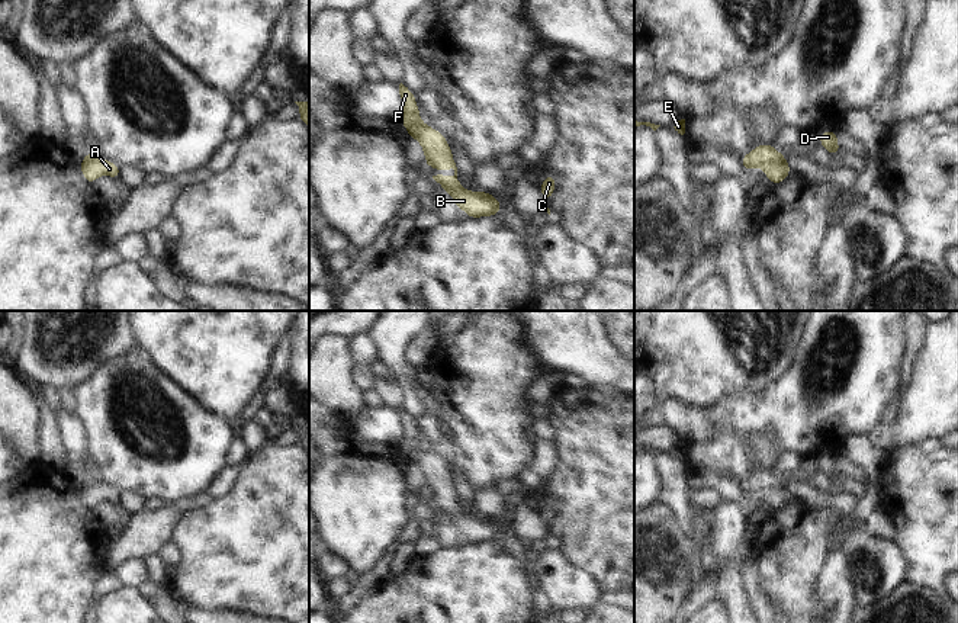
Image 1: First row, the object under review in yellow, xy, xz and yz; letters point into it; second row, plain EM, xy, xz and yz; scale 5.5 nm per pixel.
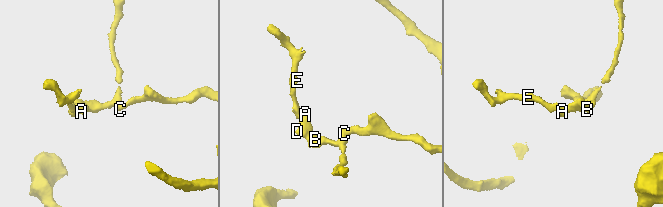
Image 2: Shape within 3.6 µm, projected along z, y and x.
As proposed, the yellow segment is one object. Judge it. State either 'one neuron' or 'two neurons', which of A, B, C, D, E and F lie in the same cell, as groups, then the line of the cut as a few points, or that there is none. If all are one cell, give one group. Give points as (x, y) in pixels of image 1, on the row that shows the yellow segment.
two neurons; groups A B C D / E F; cut yz (784, 160), (771, 160), (759, 166)

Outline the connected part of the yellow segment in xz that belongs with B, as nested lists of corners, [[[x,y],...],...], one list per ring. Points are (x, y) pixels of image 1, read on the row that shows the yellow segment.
[[[404,116],[399,121],[406,128],[408,138],[415,138],[421,144],[425,154],[425,166],[454,170],[451,179],[443,174],[433,176],[433,179],[453,198],[457,209],[463,209],[470,219],[498,215],[502,205],[491,192],[472,192],[460,184],[451,148],[441,132],[425,125],[421,116],[414,122],[406,121]]]

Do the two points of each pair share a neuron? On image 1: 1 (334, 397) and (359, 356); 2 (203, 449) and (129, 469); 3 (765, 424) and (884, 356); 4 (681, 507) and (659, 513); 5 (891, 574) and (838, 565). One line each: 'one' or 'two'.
1: two
2: one
3: one
4: two
5: two

